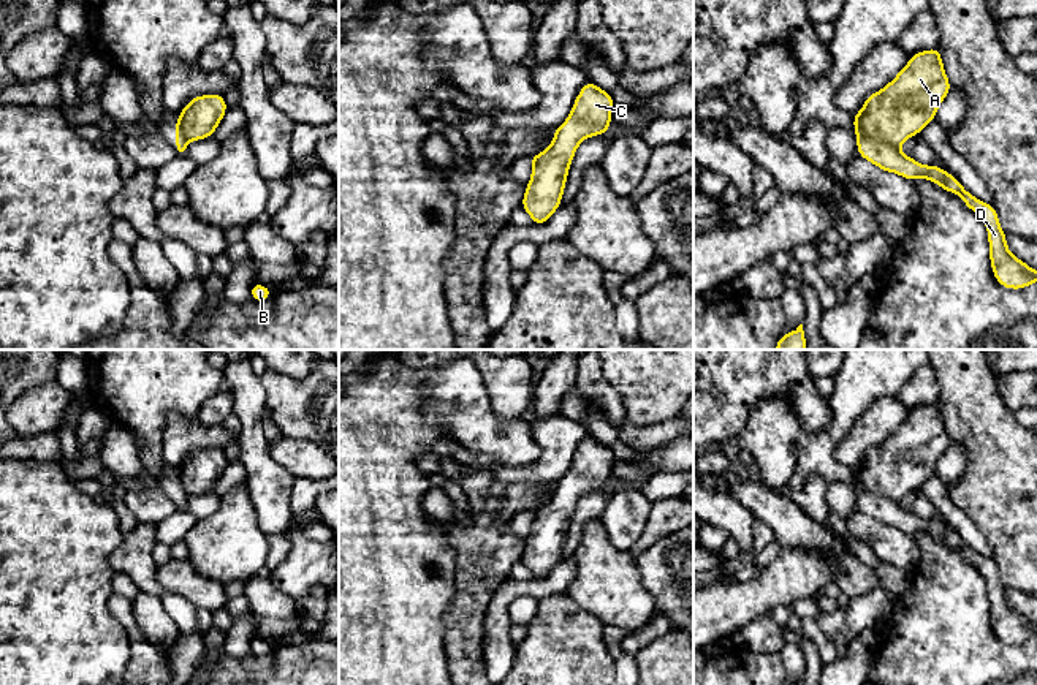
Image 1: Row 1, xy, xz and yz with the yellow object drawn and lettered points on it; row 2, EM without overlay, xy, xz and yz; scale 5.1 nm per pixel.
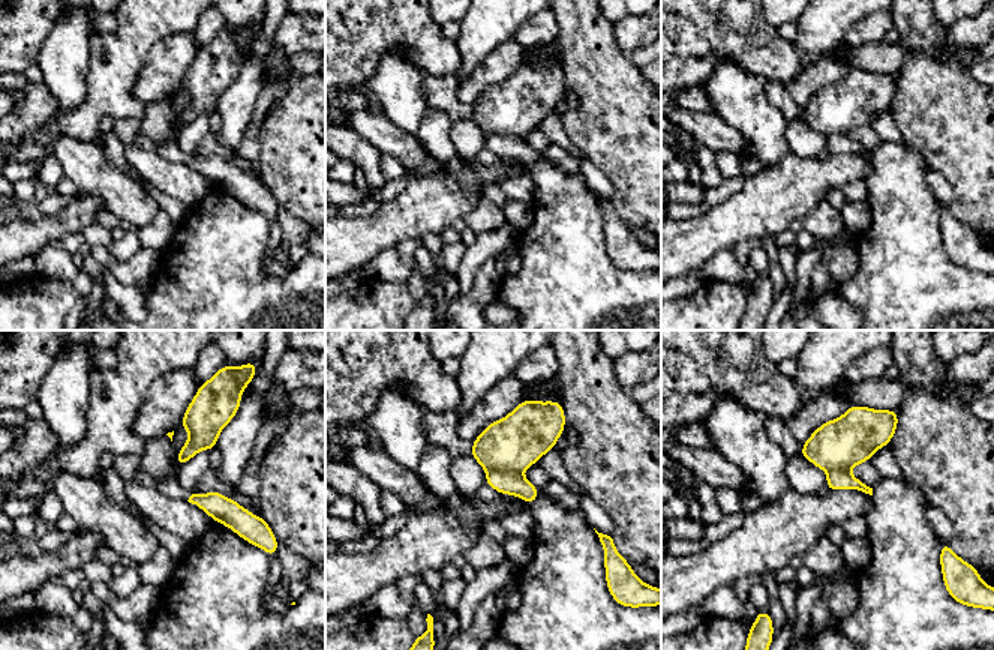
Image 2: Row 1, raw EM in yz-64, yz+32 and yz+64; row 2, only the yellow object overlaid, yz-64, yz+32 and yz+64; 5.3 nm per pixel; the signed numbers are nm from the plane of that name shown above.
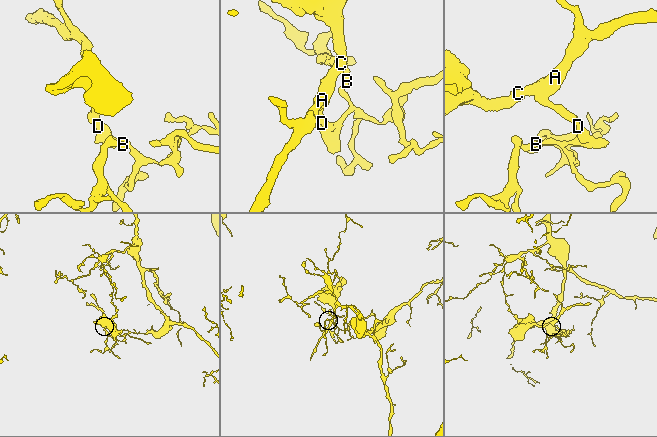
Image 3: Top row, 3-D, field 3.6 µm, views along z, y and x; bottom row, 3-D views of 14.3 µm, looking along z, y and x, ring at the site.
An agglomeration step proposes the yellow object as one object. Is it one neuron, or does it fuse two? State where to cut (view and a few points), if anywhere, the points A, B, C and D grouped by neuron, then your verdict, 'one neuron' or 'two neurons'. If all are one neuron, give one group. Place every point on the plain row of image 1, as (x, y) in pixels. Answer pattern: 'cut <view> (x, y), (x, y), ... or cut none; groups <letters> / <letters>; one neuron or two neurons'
cut yz (857, 486), (896, 502); groups A C / B D; two neurons

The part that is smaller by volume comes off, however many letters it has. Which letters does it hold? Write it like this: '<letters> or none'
A, C

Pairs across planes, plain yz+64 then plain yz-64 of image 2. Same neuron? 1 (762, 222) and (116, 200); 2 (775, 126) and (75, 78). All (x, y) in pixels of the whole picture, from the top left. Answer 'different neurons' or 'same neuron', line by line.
1: different neurons
2: same neuron

